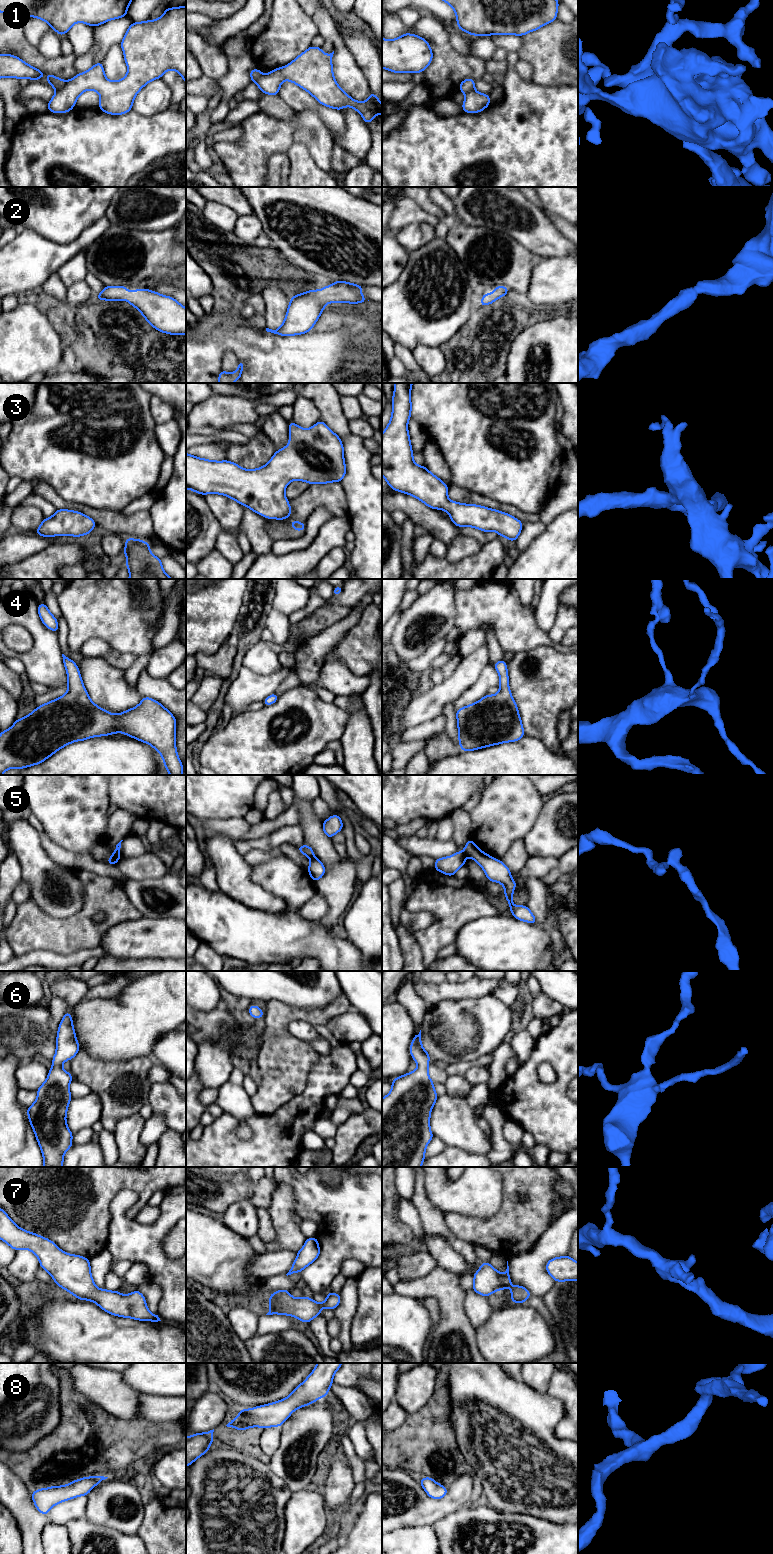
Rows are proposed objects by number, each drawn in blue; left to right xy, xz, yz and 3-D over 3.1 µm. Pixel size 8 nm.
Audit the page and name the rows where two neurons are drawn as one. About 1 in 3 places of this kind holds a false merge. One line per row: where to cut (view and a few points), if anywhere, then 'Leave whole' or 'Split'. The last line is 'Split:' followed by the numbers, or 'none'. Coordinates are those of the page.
1: Split along xy (66, 81), (57, 91). Split
2: No split. Leave whole
3: No split. Leave whole
4: No split. Leave whole
5: Split along xy (113, 852), (119, 855). Split
6: No split. Leave whole
7: No split. Leave whole
8: No split. Leave whole
Split: 1, 5

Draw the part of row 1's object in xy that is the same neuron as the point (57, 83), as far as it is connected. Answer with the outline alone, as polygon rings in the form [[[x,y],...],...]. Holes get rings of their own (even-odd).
[[[47,73],[46,80],[55,90],[60,90],[65,86],[66,81]]]

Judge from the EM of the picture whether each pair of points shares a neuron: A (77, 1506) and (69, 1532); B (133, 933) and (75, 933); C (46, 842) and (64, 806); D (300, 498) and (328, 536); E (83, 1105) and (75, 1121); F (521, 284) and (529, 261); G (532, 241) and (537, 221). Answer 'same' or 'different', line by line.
A: different
B: different
C: different
D: different
E: same
F: same
G: same

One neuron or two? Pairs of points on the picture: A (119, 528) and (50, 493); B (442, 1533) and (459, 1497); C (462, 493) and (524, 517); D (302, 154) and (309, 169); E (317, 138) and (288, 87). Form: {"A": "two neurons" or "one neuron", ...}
{"A": "one neuron", "B": "two neurons", "C": "one neuron", "D": "one neuron", "E": "two neurons"}

